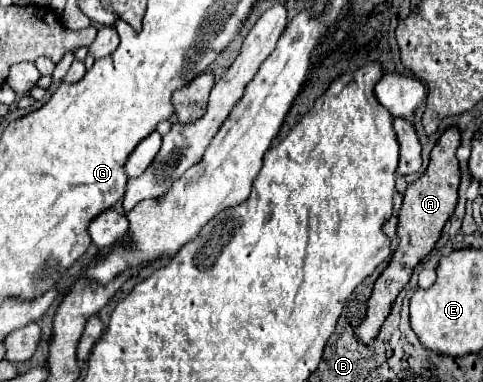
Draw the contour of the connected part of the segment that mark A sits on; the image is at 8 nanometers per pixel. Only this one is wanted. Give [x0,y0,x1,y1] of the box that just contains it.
[355,127,461,343]

